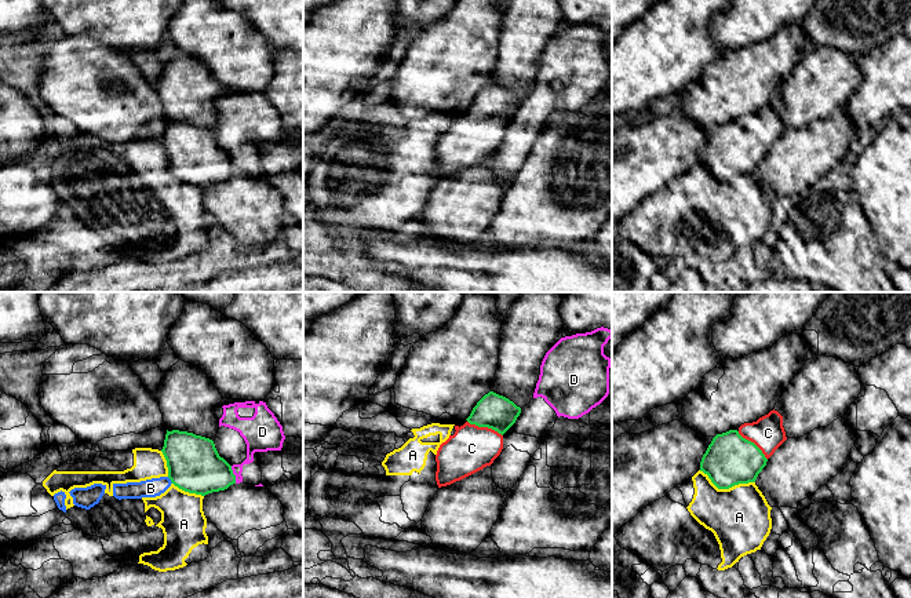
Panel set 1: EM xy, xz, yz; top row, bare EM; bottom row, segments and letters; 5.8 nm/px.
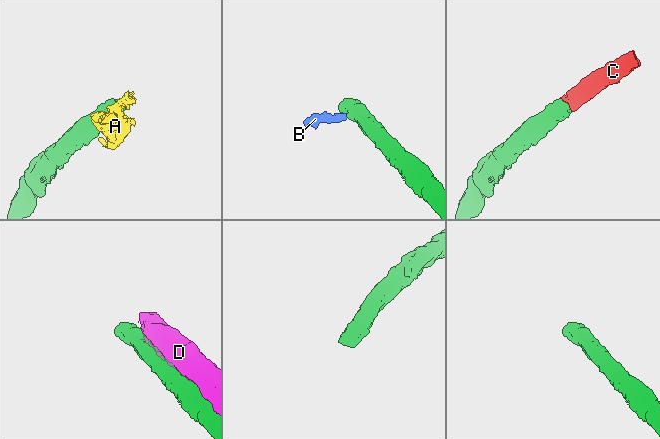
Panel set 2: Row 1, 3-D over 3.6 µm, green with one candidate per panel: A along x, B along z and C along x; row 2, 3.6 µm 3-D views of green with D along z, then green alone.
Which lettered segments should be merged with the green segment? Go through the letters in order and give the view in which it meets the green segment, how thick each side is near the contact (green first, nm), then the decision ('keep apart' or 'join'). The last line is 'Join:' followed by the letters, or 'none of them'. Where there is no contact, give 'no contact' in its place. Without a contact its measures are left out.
A: meets green in yz; 300 nm thick on the green side, 360 nm on the other; keep apart
B: meets green in xy; 320 nm thick on the green side, 110 nm on the other; keep apart
C: meets green in xz; 200 nm thick on the green side, 260 nm on the other; join
D: meets green in xy; 320 nm thick on the green side, 140 nm on the other; keep apart
Join: C

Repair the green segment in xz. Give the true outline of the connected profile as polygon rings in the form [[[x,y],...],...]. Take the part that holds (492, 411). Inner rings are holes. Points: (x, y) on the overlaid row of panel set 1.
[[[493,391],[485,394],[473,408],[463,426],[437,451],[436,481],[438,488],[460,481],[487,466],[500,455],[503,434],[521,413],[509,398]]]

